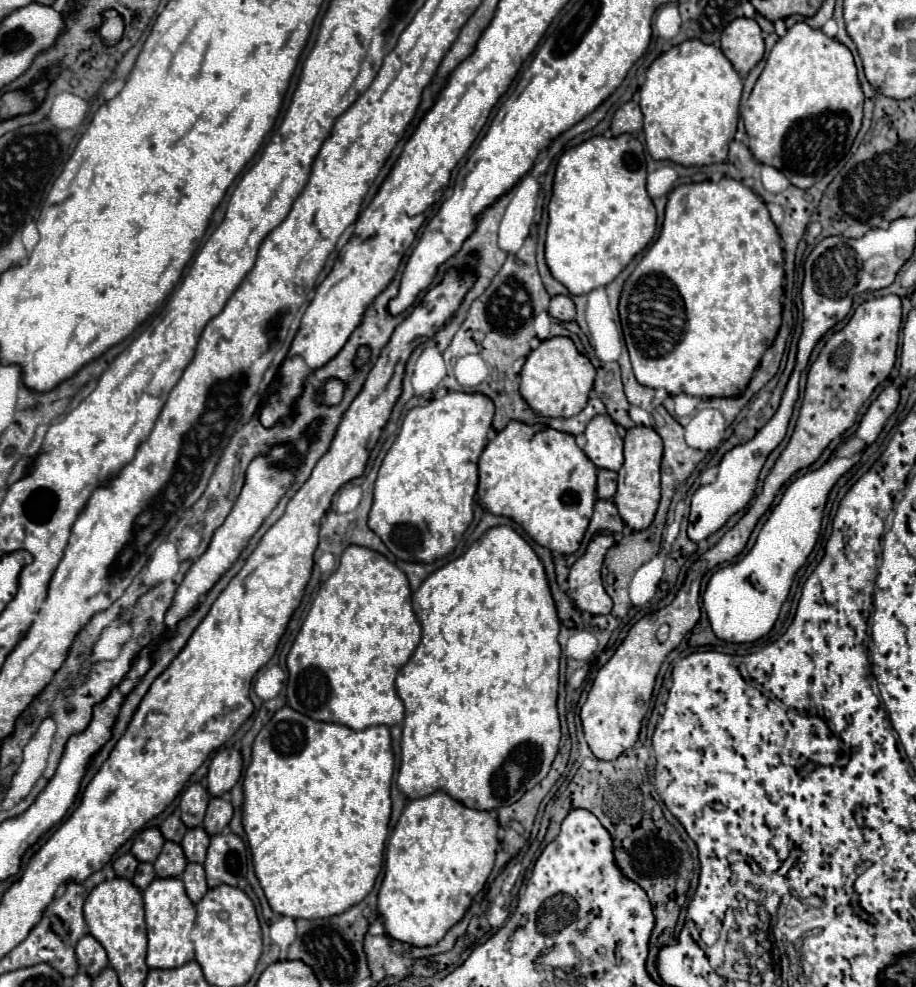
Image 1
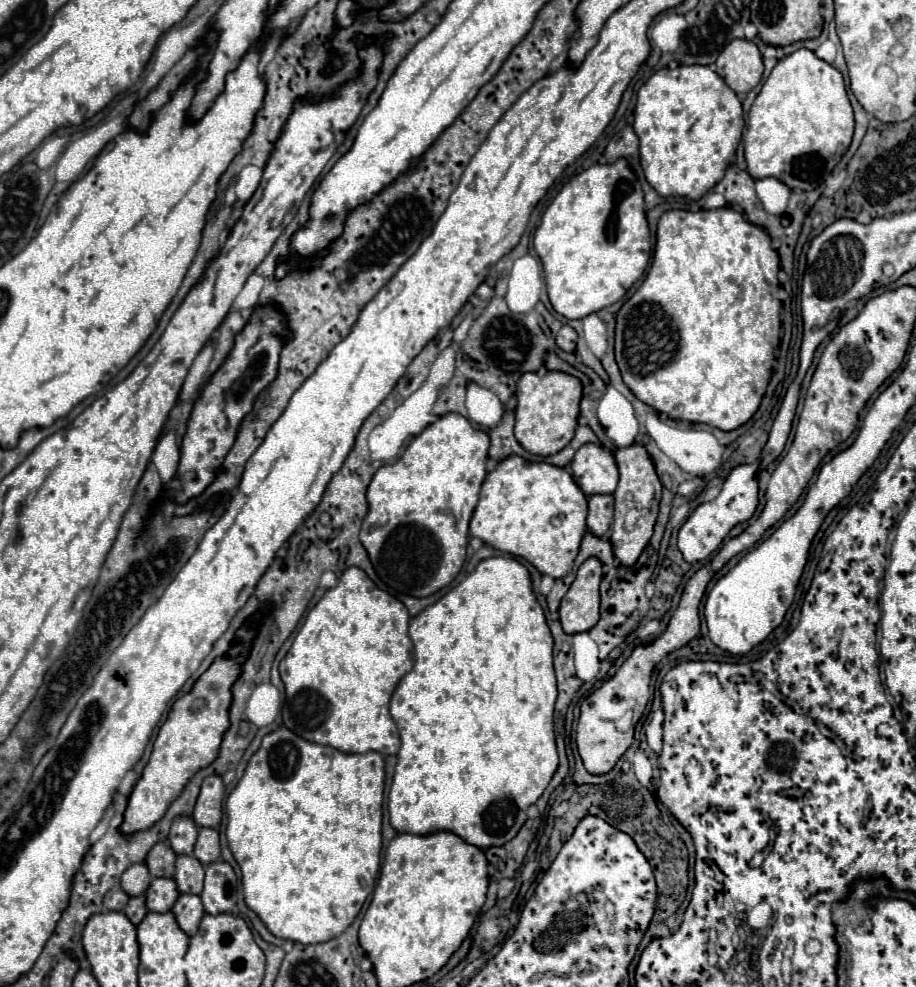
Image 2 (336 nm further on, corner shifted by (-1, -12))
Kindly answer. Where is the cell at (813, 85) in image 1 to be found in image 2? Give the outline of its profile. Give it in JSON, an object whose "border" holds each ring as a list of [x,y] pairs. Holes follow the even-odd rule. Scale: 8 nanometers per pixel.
{"border":[[[799,49],[783,57],[771,71],[761,93],[753,101],[742,135],[746,171],[753,179],[775,177],[791,189],[817,189],[845,155],[853,137],[853,109],[847,99],[841,73],[815,57],[809,49]]]}

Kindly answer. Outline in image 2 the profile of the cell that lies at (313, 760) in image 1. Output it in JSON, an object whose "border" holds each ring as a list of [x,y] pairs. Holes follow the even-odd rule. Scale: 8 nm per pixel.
{"border":[[[279,727],[277,731],[263,737],[259,751],[249,759],[241,781],[229,793],[225,809],[227,809],[227,841],[229,841],[231,853],[233,853],[237,865],[241,869],[241,885],[243,885],[245,903],[251,911],[257,913],[257,917],[265,923],[265,927],[275,937],[289,939],[289,941],[303,943],[303,945],[313,945],[313,943],[323,943],[323,941],[335,939],[355,921],[365,899],[373,893],[375,879],[377,879],[377,873],[379,873],[381,843],[383,843],[383,839],[381,839],[383,781],[385,781],[385,763],[383,763],[383,757],[375,751],[369,751],[369,753],[363,753],[363,755],[341,753],[333,747],[323,747],[323,745],[305,741],[299,735],[287,731],[287,727]]]}

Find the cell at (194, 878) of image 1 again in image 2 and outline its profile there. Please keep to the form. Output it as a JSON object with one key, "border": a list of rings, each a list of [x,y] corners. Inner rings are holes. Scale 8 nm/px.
{"border":[[[179,895],[171,913],[175,915],[181,931],[191,937],[199,929],[199,923],[205,915],[205,909],[203,909],[203,903],[201,903],[199,895]]]}

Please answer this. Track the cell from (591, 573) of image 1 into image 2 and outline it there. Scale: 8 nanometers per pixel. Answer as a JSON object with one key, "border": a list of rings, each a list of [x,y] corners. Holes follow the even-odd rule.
{"border":[[[591,557],[587,559],[559,607],[559,621],[565,633],[589,631],[599,621],[599,583],[603,577],[601,561]]]}

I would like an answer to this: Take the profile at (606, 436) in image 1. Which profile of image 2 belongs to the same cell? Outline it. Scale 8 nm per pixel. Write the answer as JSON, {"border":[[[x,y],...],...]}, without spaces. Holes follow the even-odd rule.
{"border":[[[583,445],[571,461],[573,481],[581,487],[585,495],[613,493],[619,481],[613,453],[601,445]]]}

